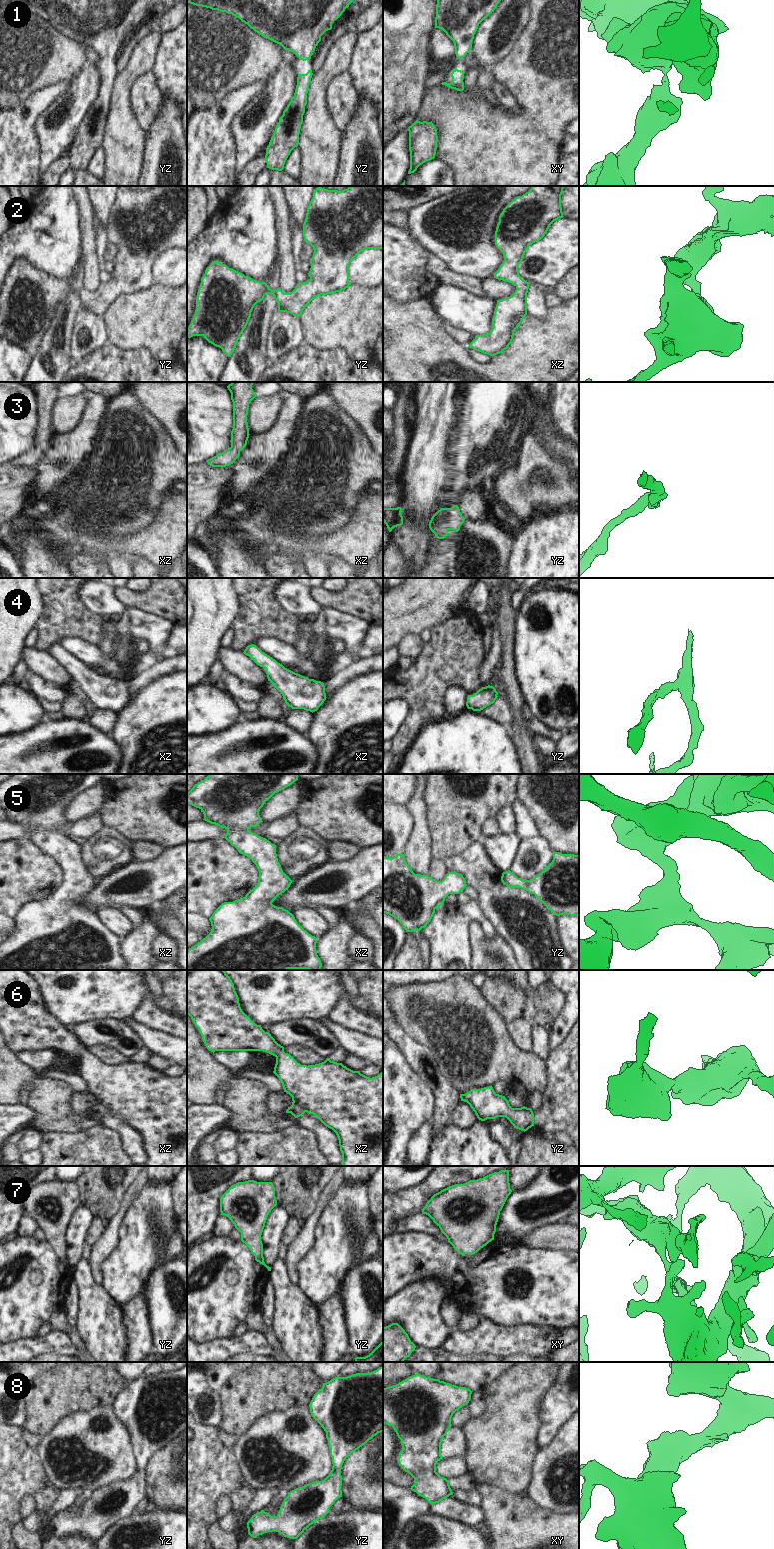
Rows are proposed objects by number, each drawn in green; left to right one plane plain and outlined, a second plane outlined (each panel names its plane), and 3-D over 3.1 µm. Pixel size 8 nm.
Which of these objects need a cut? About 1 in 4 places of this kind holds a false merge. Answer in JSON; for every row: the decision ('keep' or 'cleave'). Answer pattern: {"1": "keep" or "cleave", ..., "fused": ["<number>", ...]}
{"1": "keep", "2": "keep", "3": "keep", "4": "keep", "5": "keep", "6": "keep", "7": "keep", "8": "keep", "fused": []}

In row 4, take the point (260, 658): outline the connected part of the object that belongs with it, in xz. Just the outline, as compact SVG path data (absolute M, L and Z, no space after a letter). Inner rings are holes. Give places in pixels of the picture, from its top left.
M251 644L243 652L257 665L266 669L268 681L282 694L292 709L315 712L326 700L325 686L321 681L297 674Z

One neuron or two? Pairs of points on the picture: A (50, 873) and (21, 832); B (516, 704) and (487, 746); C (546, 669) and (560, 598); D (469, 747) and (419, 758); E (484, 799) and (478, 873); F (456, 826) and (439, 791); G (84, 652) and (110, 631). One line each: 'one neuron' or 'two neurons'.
A: two neurons
B: two neurons
C: one neuron
D: one neuron
E: two neurons
F: one neuron
G: two neurons

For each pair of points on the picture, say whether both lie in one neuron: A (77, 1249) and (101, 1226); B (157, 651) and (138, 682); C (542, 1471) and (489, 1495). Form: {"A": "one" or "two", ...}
{"A": "two", "B": "two", "C": "two"}

